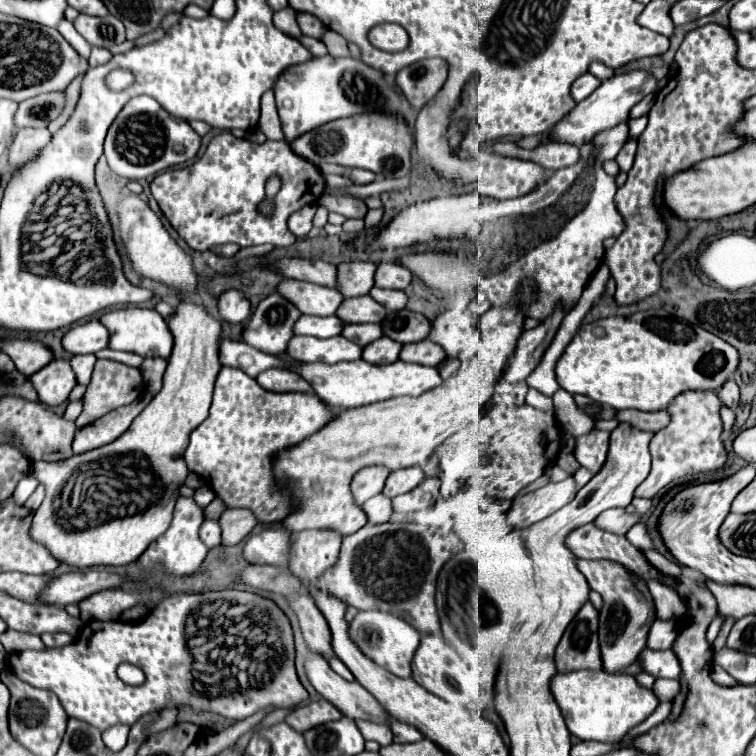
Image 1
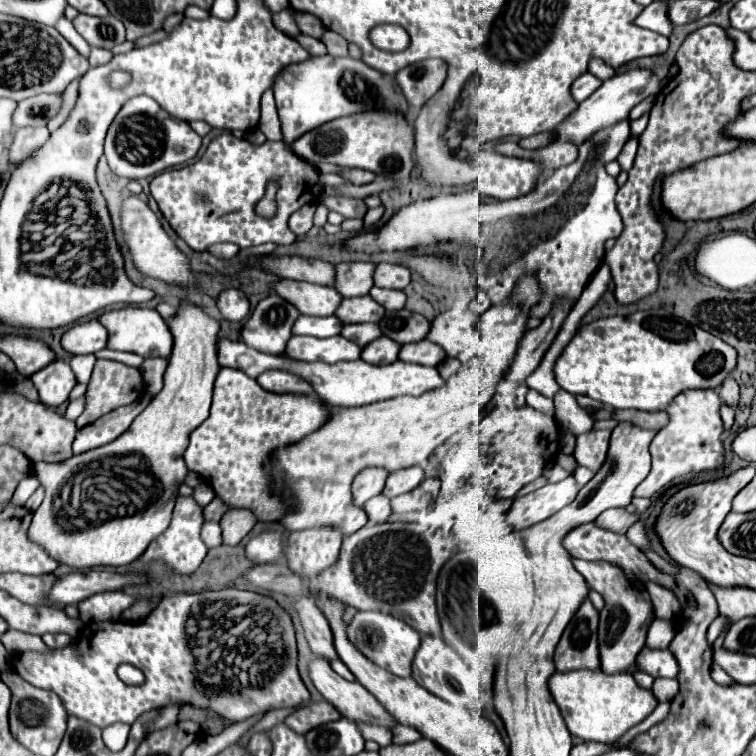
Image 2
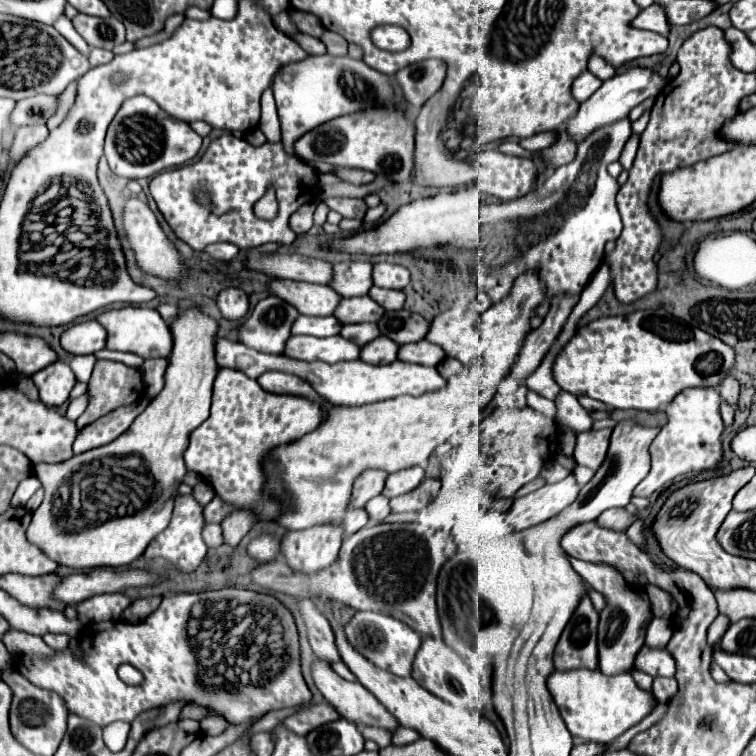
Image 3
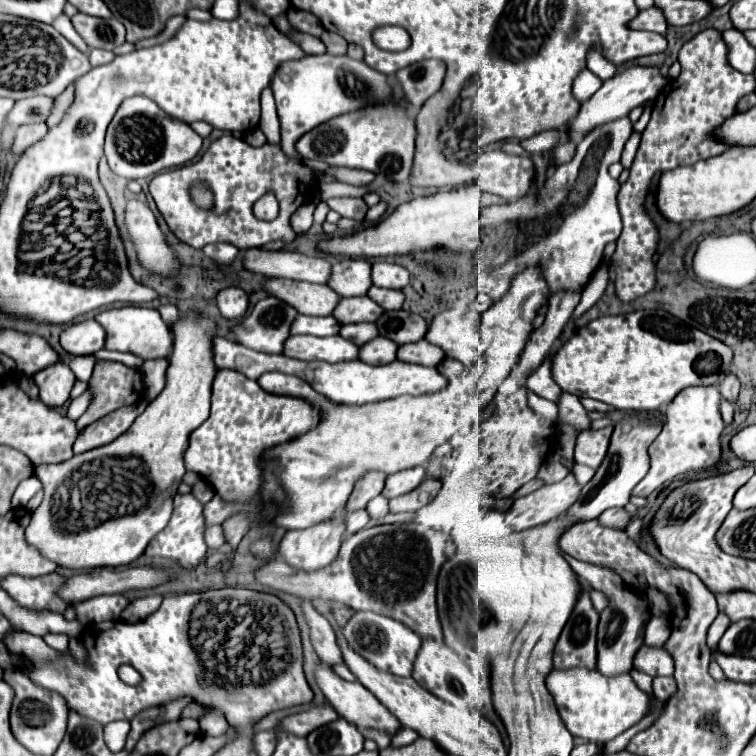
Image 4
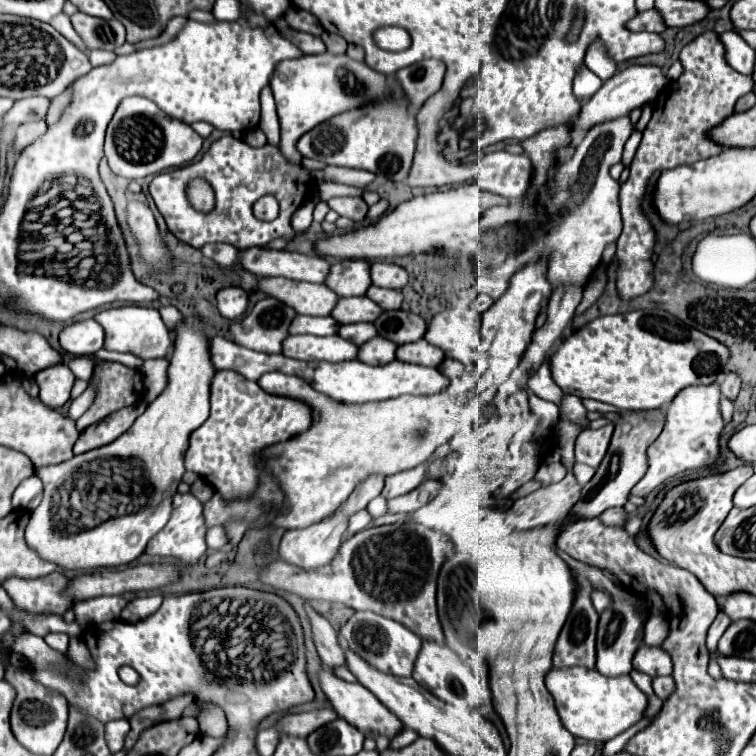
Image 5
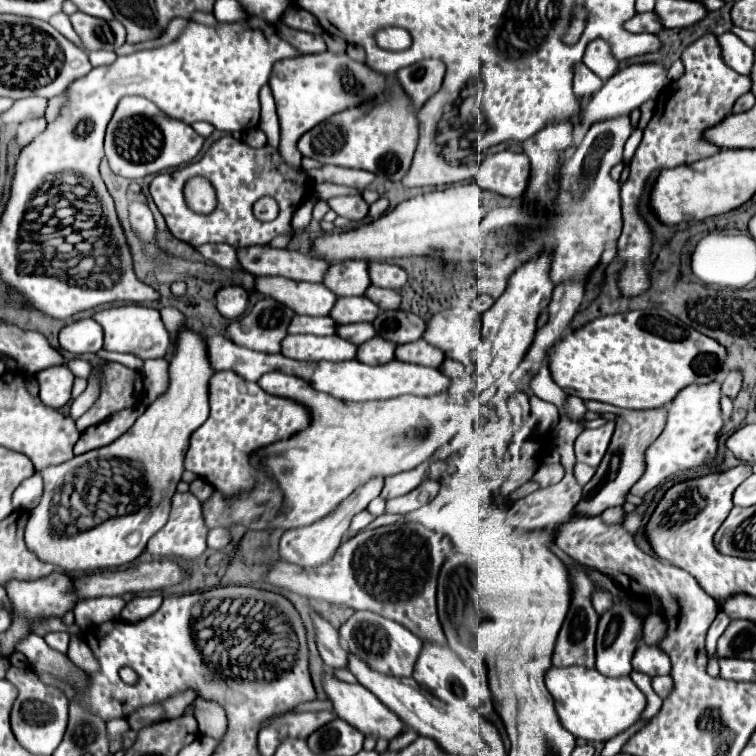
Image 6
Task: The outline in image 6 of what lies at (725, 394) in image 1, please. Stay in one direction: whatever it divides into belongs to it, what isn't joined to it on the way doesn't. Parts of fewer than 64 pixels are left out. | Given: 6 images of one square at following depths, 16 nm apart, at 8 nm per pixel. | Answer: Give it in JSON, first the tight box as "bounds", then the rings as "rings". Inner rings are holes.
{"bounds":[722,370,742,398],"rings":[[[730,370],[728,376],[722,380],[722,394],[730,396],[730,398],[736,398],[736,394],[740,392],[740,386],[742,386],[742,376],[740,376],[740,372]]]}

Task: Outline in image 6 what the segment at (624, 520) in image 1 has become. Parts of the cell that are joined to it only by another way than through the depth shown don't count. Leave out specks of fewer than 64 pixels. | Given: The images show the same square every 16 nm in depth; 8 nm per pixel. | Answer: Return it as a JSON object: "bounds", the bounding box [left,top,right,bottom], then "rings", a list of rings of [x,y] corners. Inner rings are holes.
{"bounds":[602,506,624,522],"rings":[[[612,506],[612,508],[606,508],[602,514],[602,520],[604,522],[622,522],[622,518],[624,518],[624,510],[620,508],[620,506]]]}

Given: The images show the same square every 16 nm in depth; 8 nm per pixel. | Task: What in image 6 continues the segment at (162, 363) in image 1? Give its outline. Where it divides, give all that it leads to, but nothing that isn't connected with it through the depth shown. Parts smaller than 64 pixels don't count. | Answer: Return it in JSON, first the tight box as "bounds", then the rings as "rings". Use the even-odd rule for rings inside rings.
{"bounds":[142,358,168,400],"rings":[[[164,358],[146,360],[142,368],[146,400],[158,400],[168,388],[168,362]]]}

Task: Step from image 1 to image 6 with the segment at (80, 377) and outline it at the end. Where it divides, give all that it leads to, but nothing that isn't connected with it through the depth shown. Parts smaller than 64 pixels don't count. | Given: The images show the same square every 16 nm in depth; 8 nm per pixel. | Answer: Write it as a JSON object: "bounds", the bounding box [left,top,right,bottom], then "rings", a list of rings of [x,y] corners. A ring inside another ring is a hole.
{"bounds":[70,359,91,379],"rings":[[[74,359],[74,362],[70,362],[70,368],[72,368],[75,376],[84,379],[88,378],[91,370],[90,364],[82,359]]]}

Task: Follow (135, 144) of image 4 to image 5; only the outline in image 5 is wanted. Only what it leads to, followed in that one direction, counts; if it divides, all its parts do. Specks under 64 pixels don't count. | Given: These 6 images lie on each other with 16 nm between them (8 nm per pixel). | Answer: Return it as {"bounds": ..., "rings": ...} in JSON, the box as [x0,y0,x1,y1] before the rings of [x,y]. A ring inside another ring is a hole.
{"bounds":[104,96,204,180],"rings":[[[130,96],[118,104],[114,118],[108,124],[104,150],[114,174],[138,180],[150,174],[158,174],[160,170],[192,162],[194,156],[200,152],[202,142],[204,138],[196,134],[186,122],[166,116],[148,98]]]}

